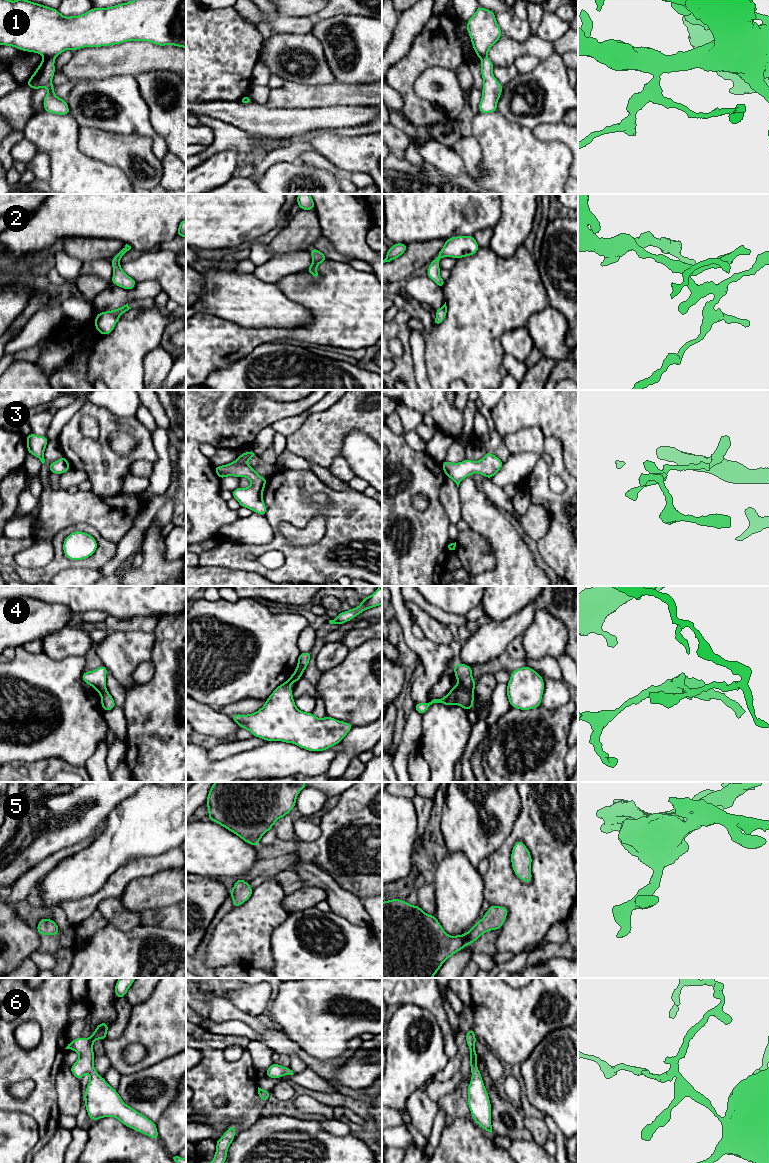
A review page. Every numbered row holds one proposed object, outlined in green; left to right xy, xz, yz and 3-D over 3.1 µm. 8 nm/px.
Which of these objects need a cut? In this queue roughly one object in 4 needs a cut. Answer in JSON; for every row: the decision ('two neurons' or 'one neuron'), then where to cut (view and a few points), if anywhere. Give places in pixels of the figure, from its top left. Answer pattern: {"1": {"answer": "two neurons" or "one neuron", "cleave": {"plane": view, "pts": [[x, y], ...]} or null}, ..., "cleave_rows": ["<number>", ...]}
{"1": {"answer": "two neurons", "cleave": {"plane": "xy", "pts": [[44, 56], [54, 57]]}}, "2": {"answer": "one neuron", "cleave": null}, "3": {"answer": "one neuron", "cleave": null}, "4": {"answer": "two neurons", "cleave": {"plane": "yz", "pts": [[460, 684], [472, 692]]}}, "5": {"answer": "one neuron", "cleave": null}, "6": {"answer": "one neuron", "cleave": null}, "cleave_rows": ["1", "4"]}

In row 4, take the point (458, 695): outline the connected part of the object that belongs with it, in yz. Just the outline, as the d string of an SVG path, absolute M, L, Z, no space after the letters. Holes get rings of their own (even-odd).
M456 684L445 697L433 699L429 703L416 703L414 708L421 715L423 715L433 703L443 703L447 706L460 705L463 709L469 711L473 708L473 702L474 693Z

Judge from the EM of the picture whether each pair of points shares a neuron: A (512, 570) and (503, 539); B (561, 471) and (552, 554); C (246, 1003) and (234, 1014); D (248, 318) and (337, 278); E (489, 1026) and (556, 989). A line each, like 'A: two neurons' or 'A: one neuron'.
A: one neuron
B: one neuron
C: two neurons
D: two neurons
E: one neuron

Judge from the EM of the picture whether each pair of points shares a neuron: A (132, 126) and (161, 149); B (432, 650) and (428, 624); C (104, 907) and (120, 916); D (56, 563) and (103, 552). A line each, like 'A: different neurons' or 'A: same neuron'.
A: same neuron
B: different neurons
C: same neuron
D: same neuron

